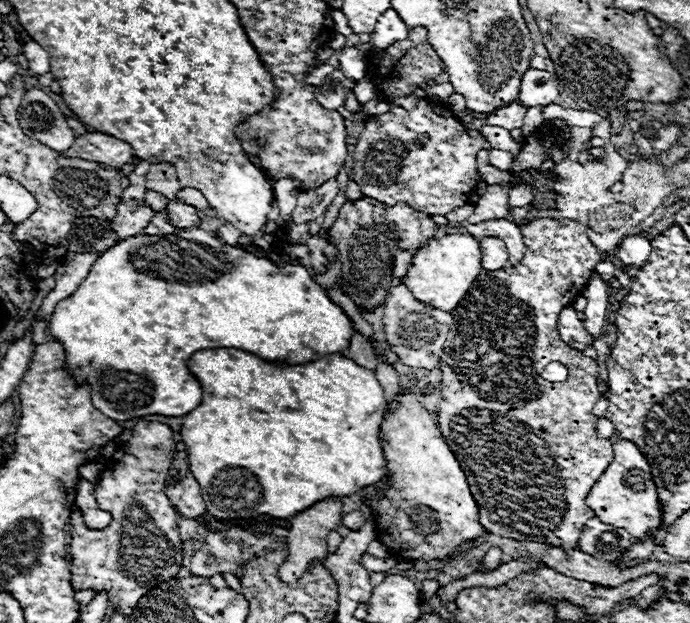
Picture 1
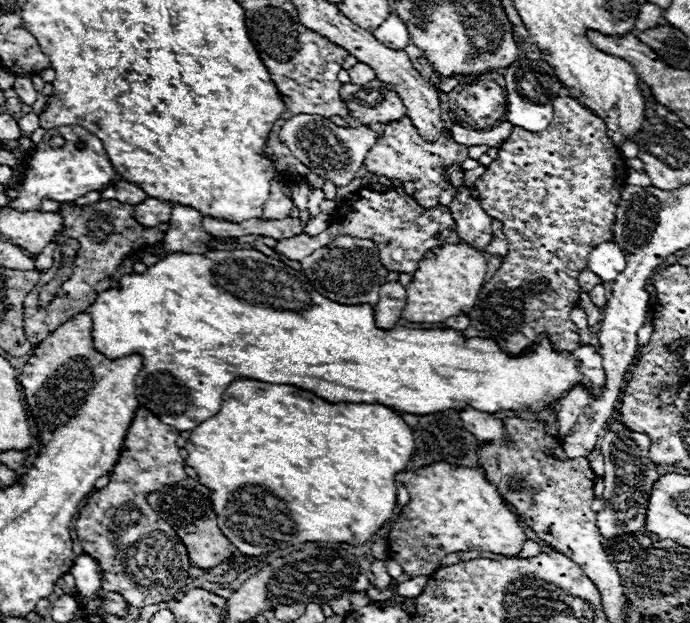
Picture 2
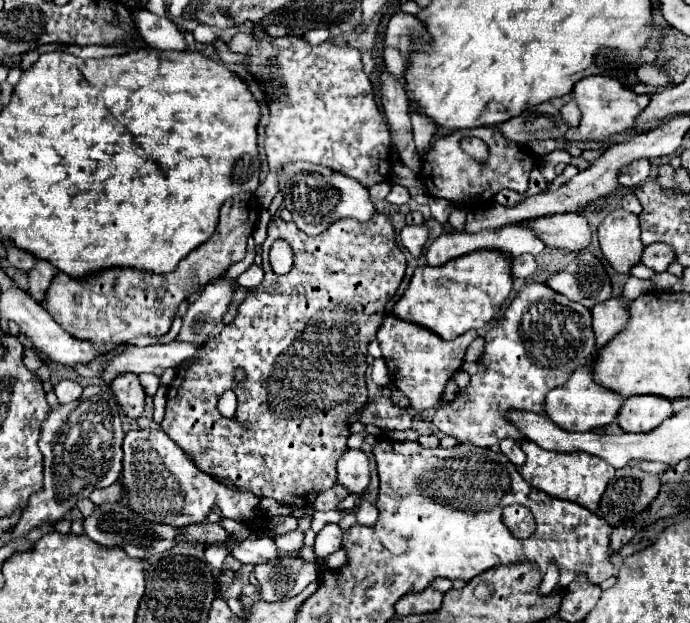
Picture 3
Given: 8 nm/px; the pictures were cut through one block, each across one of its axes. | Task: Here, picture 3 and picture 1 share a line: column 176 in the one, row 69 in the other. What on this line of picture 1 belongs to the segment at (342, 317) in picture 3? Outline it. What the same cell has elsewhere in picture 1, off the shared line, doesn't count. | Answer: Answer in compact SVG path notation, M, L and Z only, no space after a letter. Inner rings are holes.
M420 26L420 28L412 28L408 32L406 40L396 42L394 46L386 48L384 54L380 56L378 66L374 66L372 58L368 58L368 72L366 74L372 78L372 82L376 86L376 96L386 100L386 102L392 102L396 98L410 96L414 92L414 88L438 78L442 72L444 72L442 60L438 58L436 50L428 44L426 28Z

